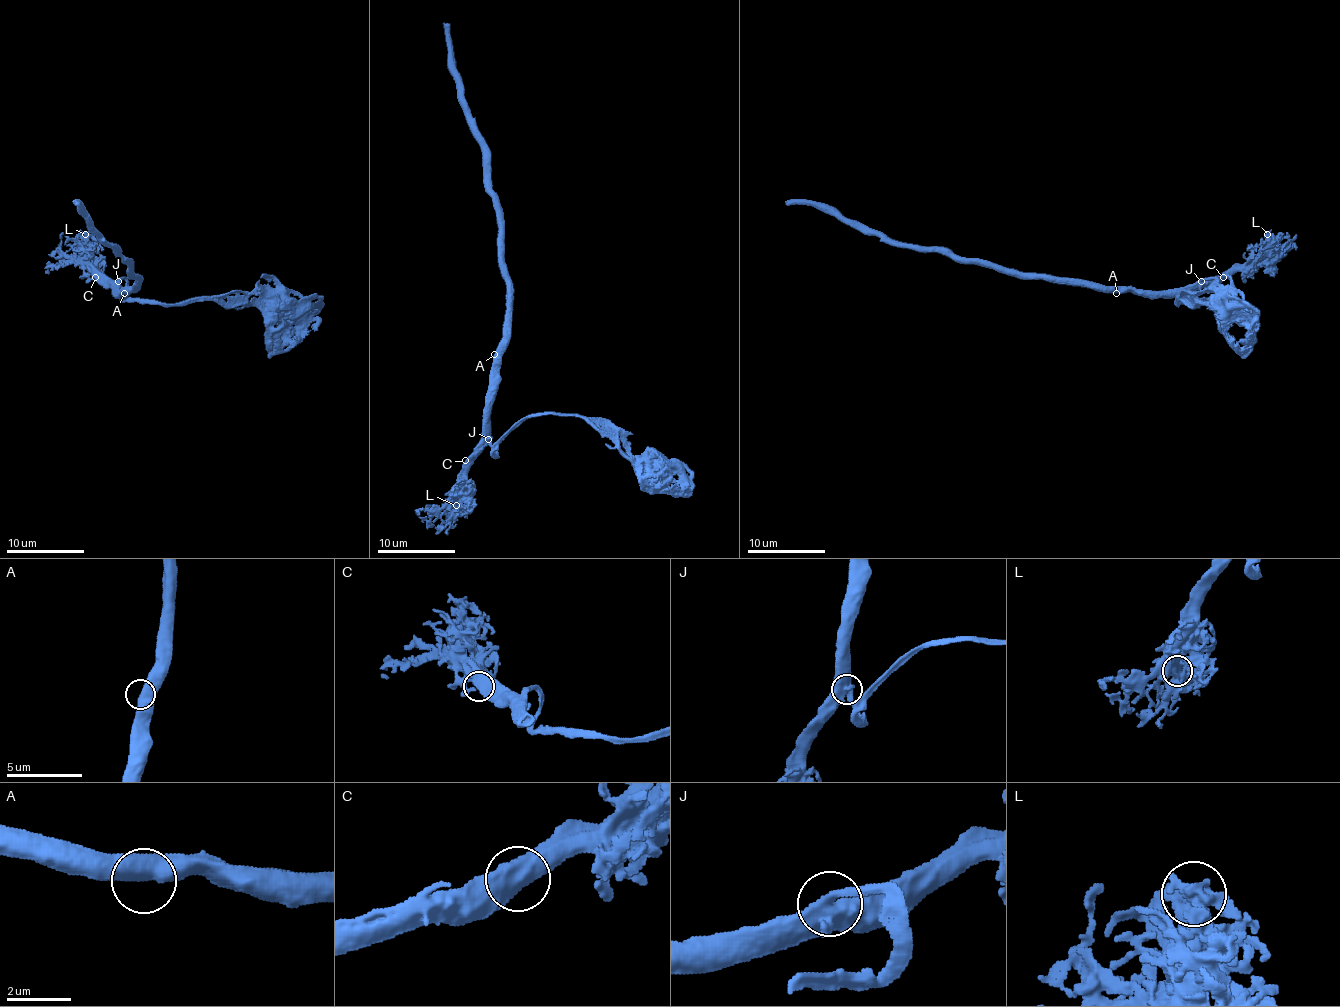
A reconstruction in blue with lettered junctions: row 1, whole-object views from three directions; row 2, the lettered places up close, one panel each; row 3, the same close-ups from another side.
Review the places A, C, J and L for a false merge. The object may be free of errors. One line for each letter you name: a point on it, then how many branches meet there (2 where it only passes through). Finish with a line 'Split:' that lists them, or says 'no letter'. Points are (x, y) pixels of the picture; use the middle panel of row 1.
Split: no letter

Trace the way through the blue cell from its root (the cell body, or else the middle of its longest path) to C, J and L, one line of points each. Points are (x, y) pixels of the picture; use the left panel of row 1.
C: (130, 289), (120, 291), (116, 287), (105, 287), (95, 277)
J: (130, 289), (120, 291), (118, 281)
L: (130, 289), (120, 291), (91, 263), (91, 256), (83, 248), (87, 240), (85, 234)

